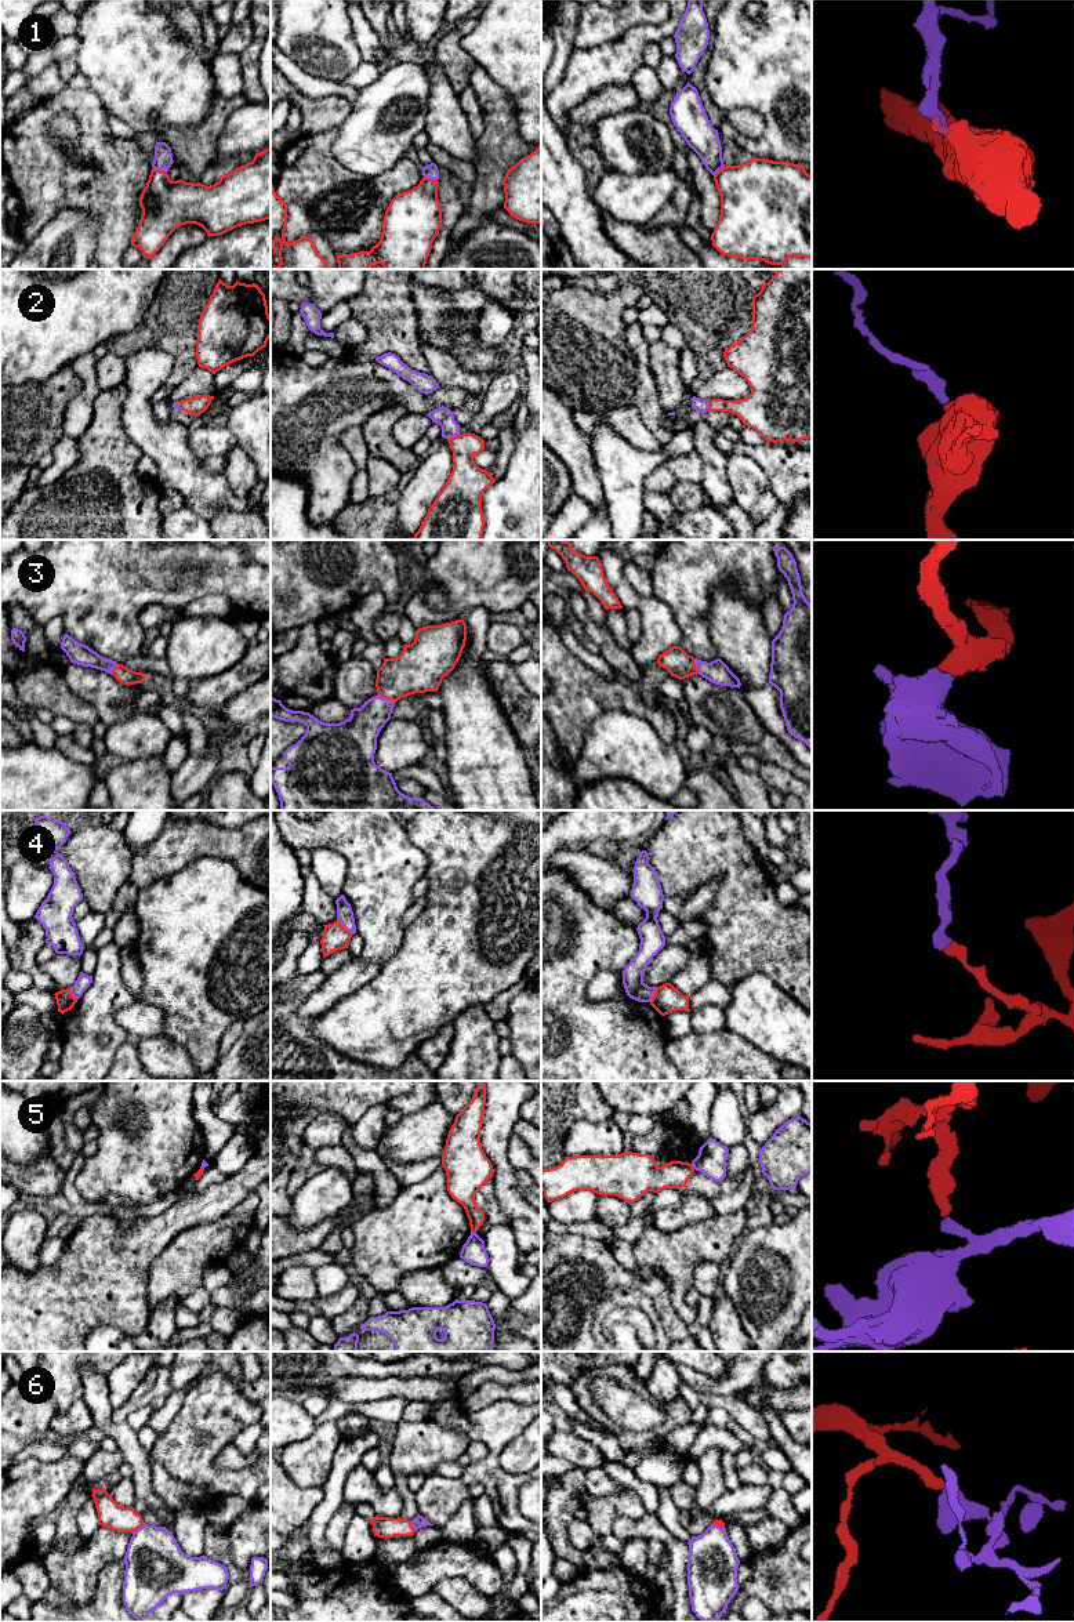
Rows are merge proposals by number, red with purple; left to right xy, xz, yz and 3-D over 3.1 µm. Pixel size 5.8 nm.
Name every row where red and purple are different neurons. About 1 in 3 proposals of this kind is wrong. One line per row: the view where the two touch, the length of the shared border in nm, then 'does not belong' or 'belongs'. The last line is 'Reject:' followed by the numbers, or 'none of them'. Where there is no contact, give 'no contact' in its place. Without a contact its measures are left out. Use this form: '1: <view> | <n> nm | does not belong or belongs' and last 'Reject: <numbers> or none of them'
1: xy | 80 nm | belongs
2: xz | 60 nm | belongs
3: xz | 120 nm | belongs
4: xz | 130 nm | does not belong
5: xz | 30 nm | does not belong
6: xy | 90 nm | belongs
Reject: 4, 5

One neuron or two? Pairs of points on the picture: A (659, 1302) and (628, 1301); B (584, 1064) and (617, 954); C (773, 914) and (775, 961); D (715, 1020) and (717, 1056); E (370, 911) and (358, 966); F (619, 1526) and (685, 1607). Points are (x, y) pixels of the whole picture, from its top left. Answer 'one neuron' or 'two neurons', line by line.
A: two neurons
B: one neuron
C: one neuron
D: two neurons
E: two neurons
F: one neuron

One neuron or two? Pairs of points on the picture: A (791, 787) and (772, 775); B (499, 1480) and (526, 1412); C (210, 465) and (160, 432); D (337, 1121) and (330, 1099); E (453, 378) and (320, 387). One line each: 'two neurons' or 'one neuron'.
A: one neuron
B: one neuron
C: two neurons
D: two neurons
E: two neurons

